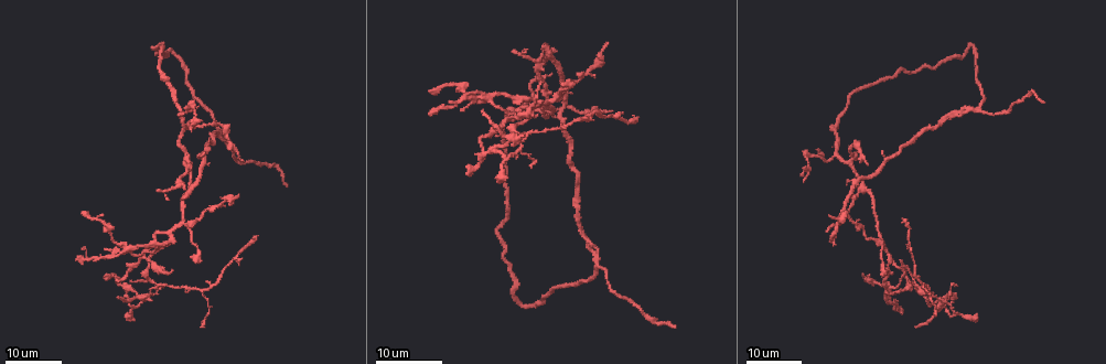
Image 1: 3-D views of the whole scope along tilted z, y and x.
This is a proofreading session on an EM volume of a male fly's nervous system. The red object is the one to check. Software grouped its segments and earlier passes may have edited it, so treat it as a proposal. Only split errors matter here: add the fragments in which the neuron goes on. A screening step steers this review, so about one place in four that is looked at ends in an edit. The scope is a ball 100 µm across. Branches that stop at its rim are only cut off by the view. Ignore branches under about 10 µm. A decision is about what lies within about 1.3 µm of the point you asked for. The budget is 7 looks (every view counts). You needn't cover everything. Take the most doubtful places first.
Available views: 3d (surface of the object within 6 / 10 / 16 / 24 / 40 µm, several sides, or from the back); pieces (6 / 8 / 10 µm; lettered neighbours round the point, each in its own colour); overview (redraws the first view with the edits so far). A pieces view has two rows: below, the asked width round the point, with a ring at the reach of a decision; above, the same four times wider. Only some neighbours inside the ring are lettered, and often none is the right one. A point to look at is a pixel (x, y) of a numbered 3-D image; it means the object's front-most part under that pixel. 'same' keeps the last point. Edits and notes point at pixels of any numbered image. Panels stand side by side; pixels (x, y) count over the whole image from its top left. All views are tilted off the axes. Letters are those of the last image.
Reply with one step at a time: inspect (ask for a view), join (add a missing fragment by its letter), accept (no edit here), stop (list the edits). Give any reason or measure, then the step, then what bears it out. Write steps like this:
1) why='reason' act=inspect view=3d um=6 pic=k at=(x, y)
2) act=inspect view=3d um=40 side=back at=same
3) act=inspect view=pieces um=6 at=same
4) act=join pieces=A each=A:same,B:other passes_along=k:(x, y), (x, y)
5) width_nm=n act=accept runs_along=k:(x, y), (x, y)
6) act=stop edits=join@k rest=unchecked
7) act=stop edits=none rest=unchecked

act=inspect view=3d um=24 pic=1 at=(1044, 102)

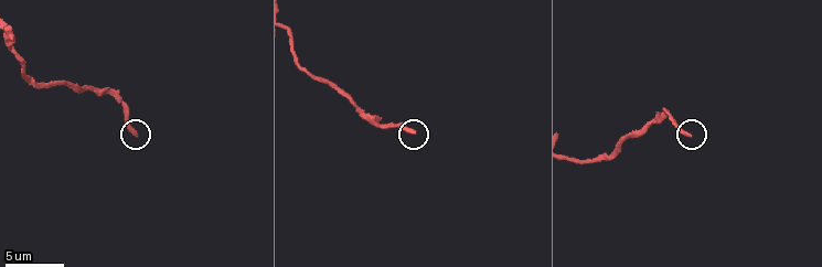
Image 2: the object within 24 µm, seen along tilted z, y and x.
act=inspect view=pieces um=6 pic=2 at=(413, 130)

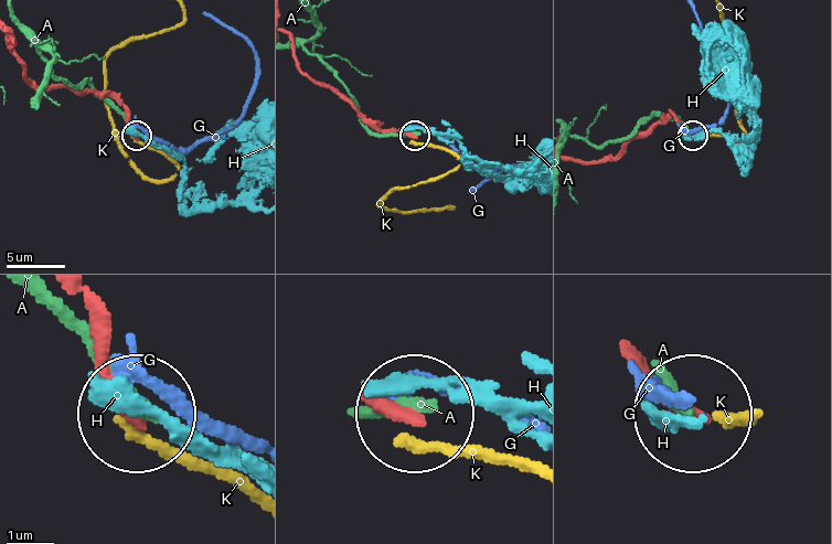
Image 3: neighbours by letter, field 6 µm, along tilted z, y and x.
act=accept each=A:other,G:other,H:other,K:other found='none of them fits'

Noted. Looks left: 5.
why='branch stops here' act=inspect view=3d um=16 pic=1 at=(640, 118)

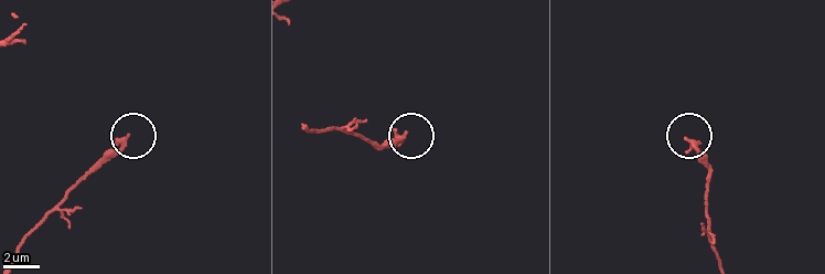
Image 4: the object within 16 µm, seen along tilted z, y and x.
act=inspect view=3d um=6 pic=4 at=(126, 139)

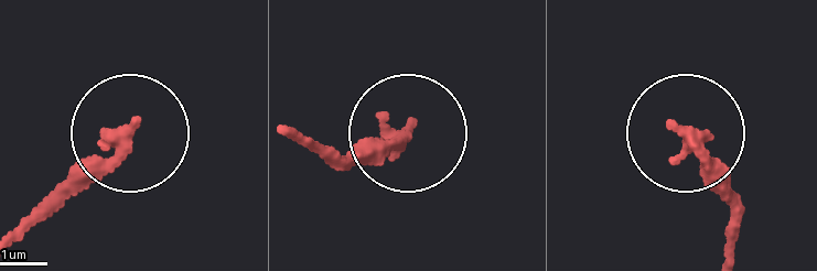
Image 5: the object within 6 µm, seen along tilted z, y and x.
act=inspect view=pieces um=8 pic=5 at=(679, 131)

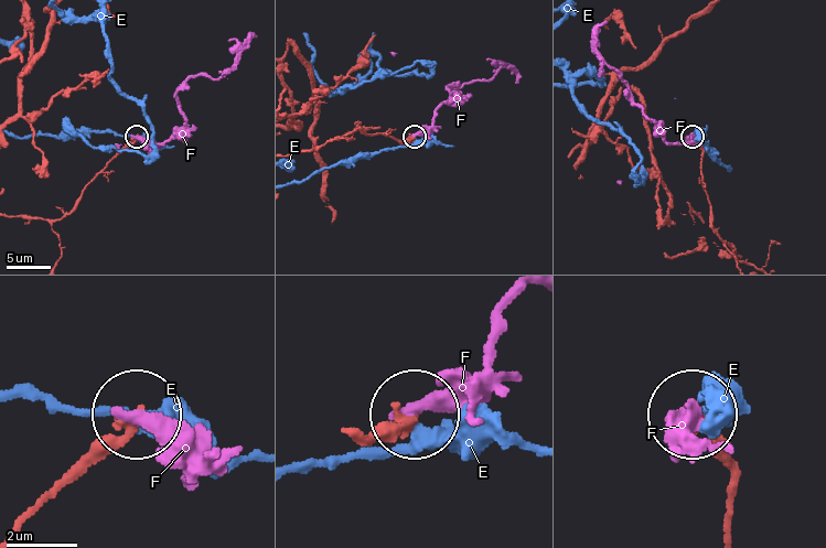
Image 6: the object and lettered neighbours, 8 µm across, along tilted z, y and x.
act=accept each=E:other,F:other runs_along=6:(298, 152), (315, 150), (357, 130), (401, 141), (414, 138) found='no lettered fragment goes on from it'

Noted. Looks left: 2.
why='an open end' act=inspect view=3d um=24 pic=1 at=(537, 115)

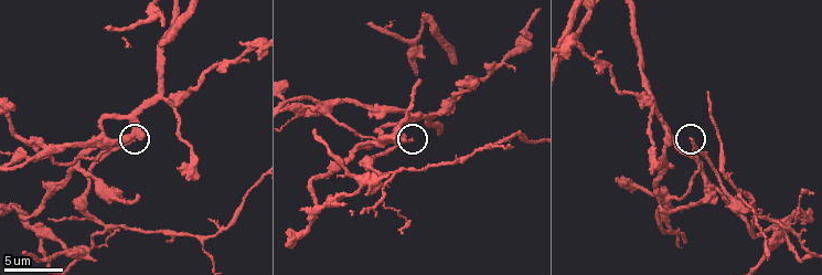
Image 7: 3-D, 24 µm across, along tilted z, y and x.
act=inspect view=pieces um=10 pic=7 at=(411, 138)

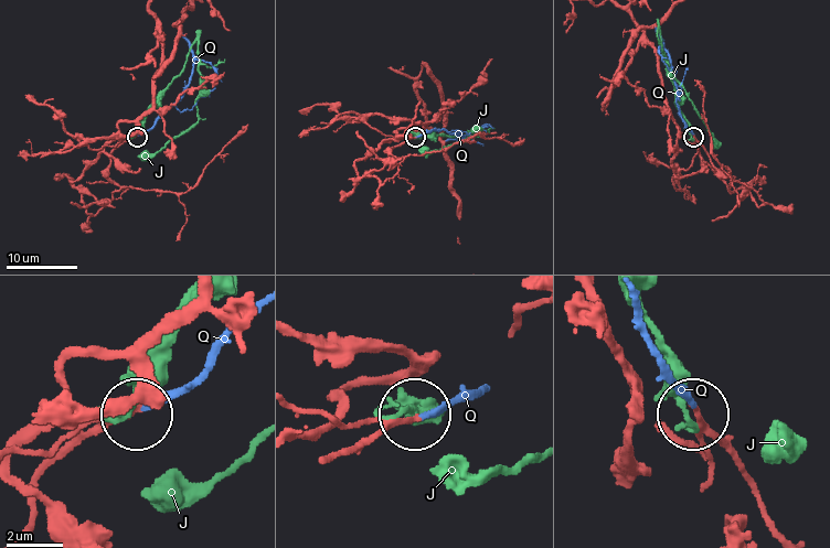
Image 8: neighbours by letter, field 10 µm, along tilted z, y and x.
act=join pieces=Q each=J:other,Q:same found='it goes on there'

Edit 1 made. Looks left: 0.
act=stop edits=join@8 rest=unchecked

